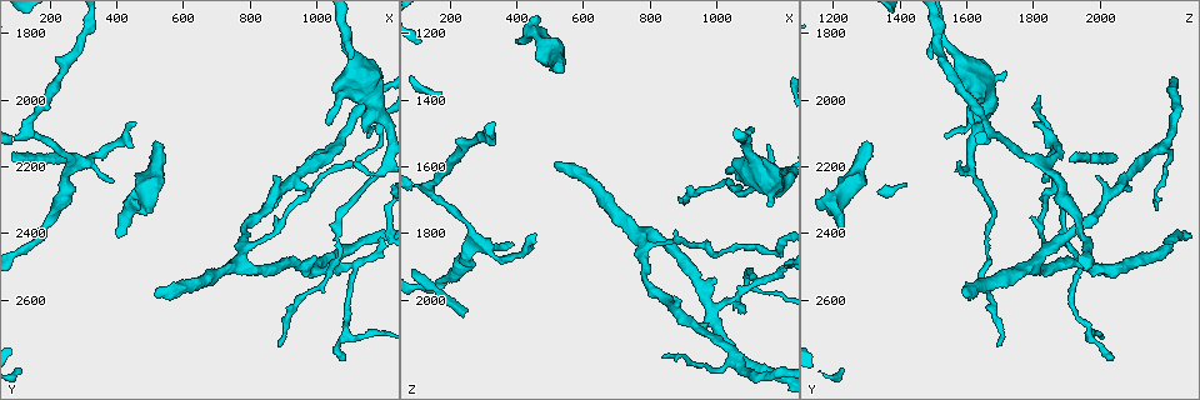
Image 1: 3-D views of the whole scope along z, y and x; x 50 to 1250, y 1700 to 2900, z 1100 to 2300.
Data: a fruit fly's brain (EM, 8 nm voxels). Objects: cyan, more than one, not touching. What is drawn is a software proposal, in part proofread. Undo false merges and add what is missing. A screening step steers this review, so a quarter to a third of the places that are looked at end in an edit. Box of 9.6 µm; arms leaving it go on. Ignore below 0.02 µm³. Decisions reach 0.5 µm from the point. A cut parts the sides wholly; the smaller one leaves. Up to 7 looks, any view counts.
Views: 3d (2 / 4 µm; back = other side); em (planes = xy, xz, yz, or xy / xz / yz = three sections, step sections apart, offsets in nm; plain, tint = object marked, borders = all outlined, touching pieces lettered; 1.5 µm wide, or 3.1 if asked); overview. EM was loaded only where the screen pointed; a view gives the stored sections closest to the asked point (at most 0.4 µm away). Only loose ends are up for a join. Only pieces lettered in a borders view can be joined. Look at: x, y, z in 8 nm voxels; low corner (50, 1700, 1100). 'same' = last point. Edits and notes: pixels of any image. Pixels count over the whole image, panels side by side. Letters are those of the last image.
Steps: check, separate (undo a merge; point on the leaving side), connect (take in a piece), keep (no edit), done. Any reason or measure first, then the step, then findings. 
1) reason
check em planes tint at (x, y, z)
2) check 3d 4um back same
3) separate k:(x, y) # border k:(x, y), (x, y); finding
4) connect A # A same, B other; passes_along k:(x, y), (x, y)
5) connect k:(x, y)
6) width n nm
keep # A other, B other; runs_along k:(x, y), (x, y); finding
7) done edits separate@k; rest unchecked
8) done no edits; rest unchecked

free end
check em planes borders at (520, 2130, 1290)

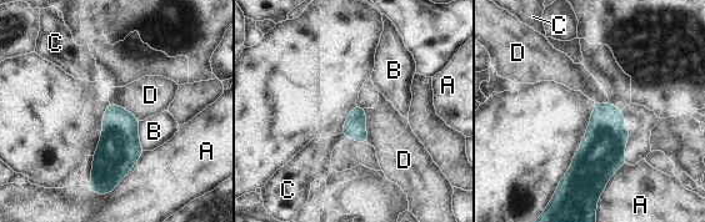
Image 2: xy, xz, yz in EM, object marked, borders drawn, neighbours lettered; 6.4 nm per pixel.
keep # A other, B other, C other, D other; border 2:(363, 109), (368, 141); none of them fits

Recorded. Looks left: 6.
free end
check 3d 2um back at (860, 2220, 1990)

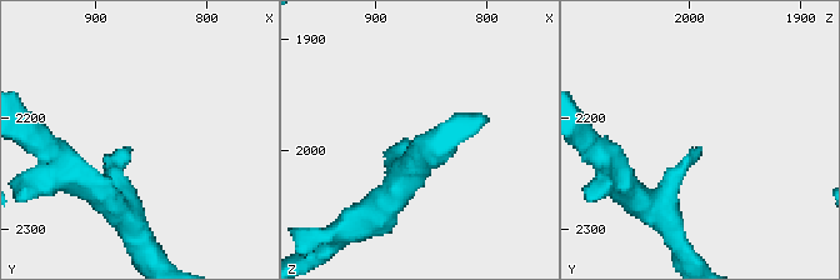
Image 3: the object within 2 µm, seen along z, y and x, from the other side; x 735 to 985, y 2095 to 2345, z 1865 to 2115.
check em planes tint at (870, 2224, 1992)

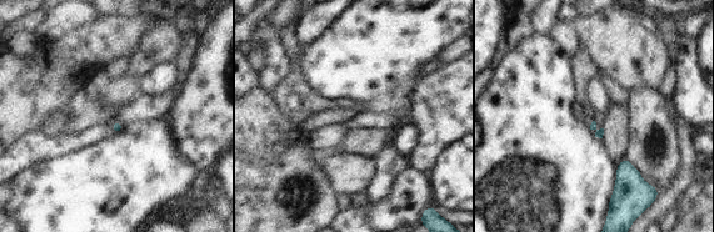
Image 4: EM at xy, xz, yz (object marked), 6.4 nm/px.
check em planes borders same

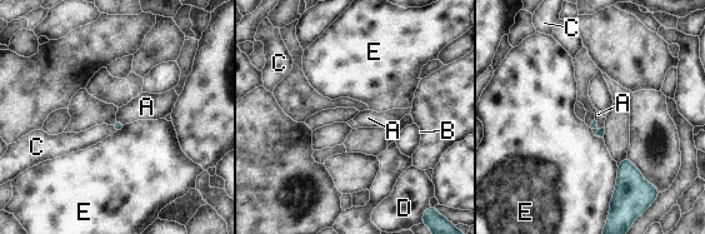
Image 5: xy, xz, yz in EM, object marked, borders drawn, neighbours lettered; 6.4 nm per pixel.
keep # A other, B other, C other, D other, E other; no lettered piece goes on from it

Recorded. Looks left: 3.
branch point
check 3d 4um at (1120, 2500, 1950)

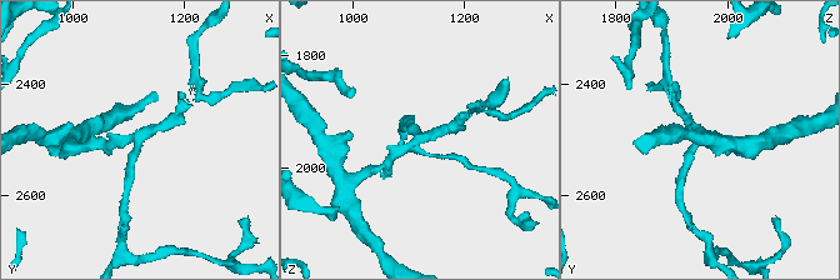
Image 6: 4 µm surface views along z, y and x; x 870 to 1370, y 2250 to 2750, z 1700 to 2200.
arms 3
check em planes borders at (1115, 2505, 1945)

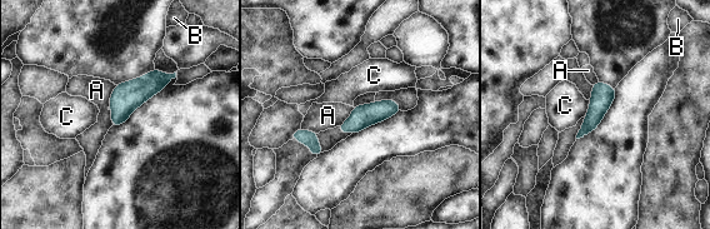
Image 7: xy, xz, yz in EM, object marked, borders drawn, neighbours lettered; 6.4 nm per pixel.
width 140 nm
keep # A other, B other, C other; runs_along 7:(396, 108), (364, 115), (343, 129); continuous, no second neuron

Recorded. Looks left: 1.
done no edits; rest unchecked

